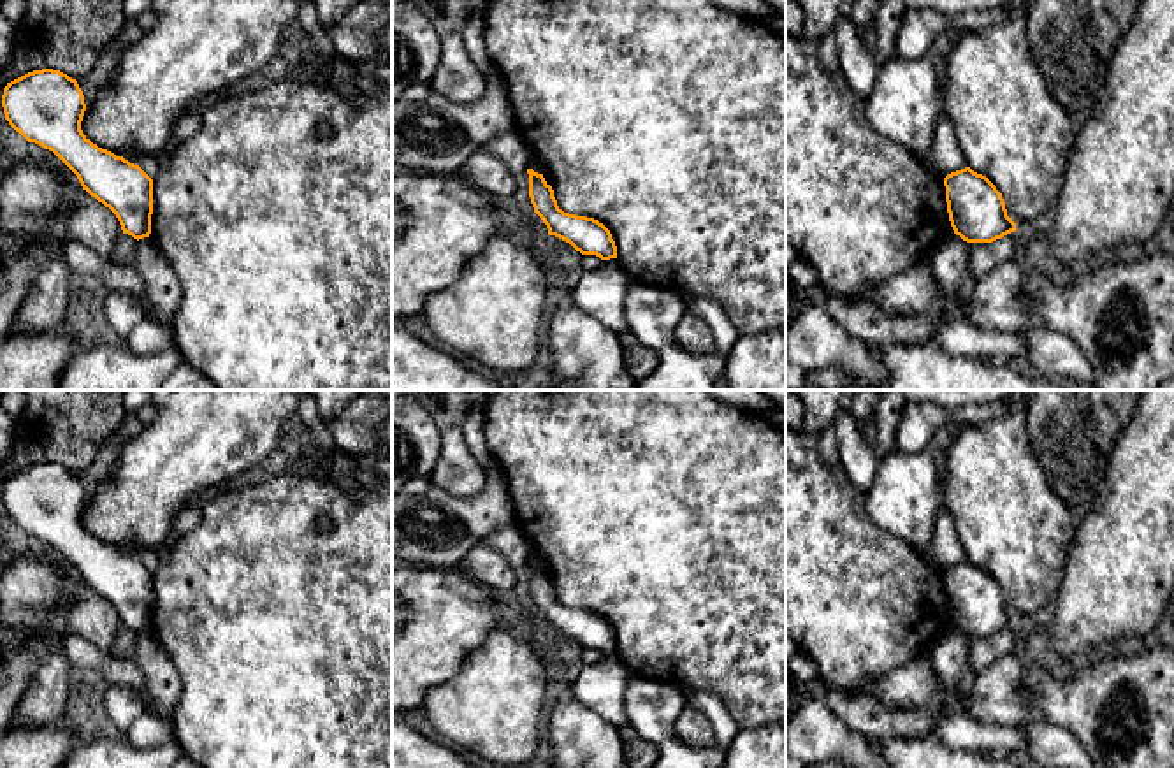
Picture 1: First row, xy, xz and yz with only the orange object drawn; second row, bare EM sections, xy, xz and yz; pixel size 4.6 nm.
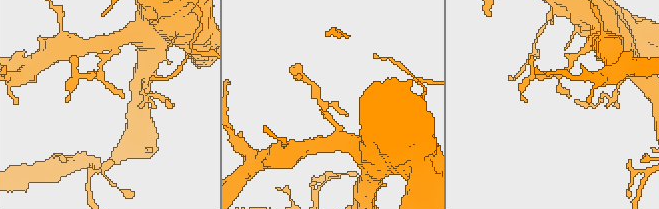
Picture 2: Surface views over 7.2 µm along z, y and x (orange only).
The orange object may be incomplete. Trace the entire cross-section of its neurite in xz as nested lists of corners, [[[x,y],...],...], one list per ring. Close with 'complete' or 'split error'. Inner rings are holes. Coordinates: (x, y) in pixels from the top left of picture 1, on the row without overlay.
[[[527,562],[529,590],[534,606],[543,613],[548,629],[569,636],[582,648],[596,648],[601,654],[617,652],[617,640],[610,624],[594,612],[564,606],[554,590],[543,568]]] | complete

